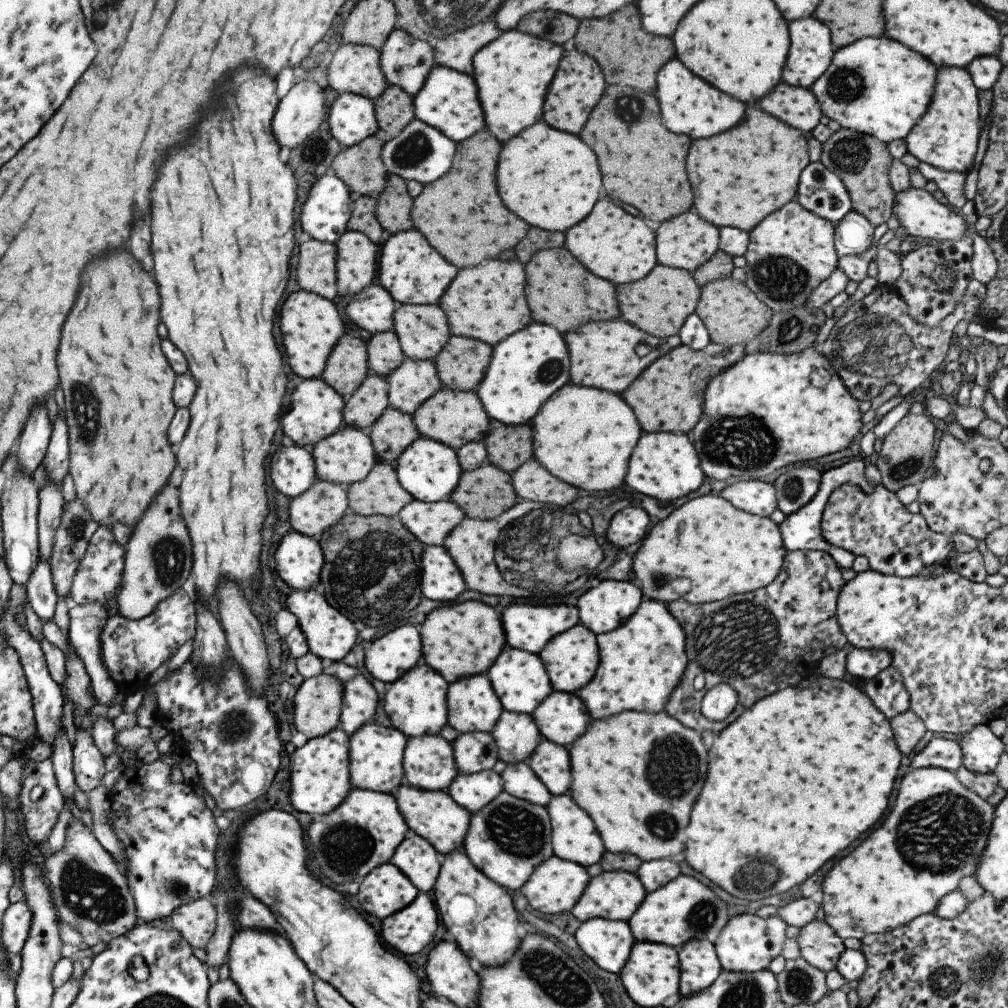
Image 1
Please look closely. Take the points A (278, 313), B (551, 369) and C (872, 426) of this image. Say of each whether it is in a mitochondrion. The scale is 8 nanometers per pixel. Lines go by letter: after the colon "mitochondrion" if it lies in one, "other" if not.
A: other
B: mitochondrion
C: other

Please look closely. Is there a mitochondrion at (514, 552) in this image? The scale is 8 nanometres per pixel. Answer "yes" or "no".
yes

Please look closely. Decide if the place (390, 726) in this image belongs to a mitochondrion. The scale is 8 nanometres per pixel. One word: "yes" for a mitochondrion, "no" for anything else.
no

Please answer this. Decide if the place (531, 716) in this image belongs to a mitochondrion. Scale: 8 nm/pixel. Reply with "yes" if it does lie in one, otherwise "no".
no

